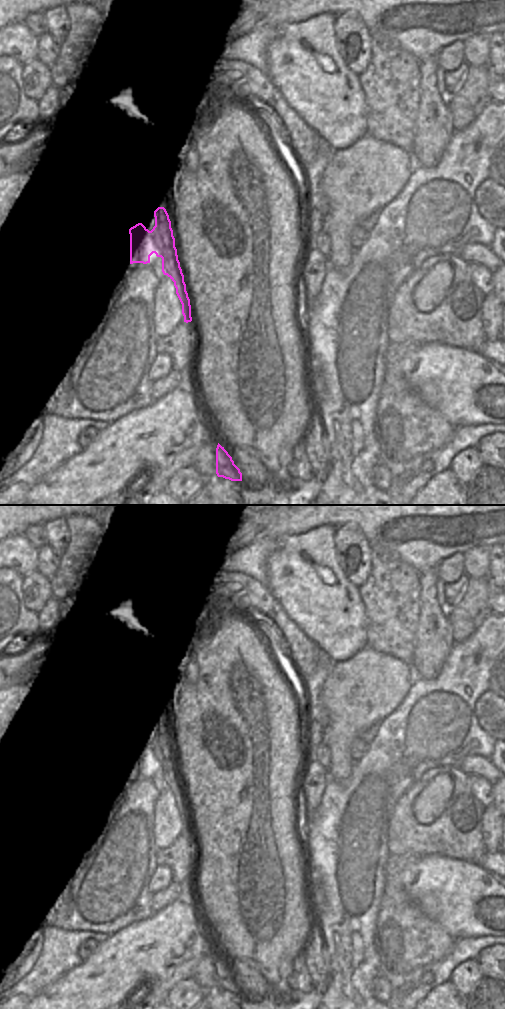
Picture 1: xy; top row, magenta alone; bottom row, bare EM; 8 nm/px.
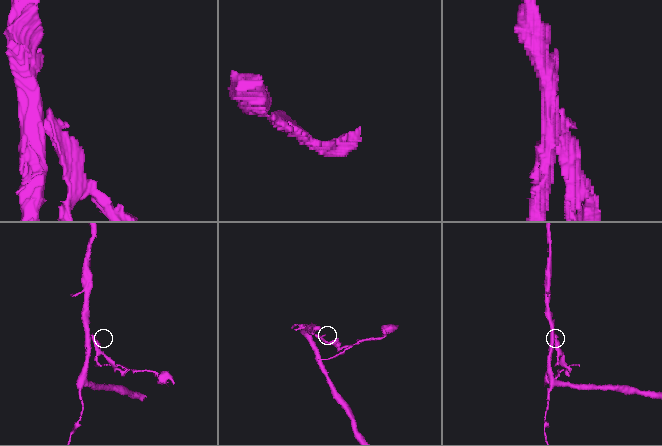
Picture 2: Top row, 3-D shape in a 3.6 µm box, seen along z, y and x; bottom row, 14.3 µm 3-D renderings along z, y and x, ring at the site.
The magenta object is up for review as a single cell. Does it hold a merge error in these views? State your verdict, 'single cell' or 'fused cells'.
fused cells

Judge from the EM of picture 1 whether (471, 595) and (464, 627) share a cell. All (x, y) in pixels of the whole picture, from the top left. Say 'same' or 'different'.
same

